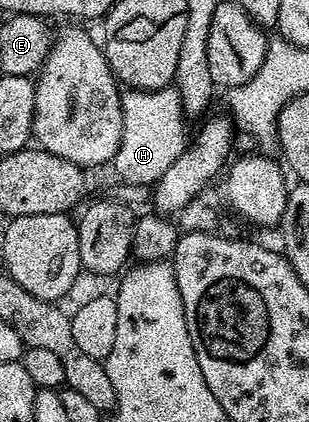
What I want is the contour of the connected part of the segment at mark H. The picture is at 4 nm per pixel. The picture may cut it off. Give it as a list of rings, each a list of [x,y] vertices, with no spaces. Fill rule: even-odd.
[[[168,86],[164,89],[155,89],[153,92],[144,90],[125,90],[121,94],[122,103],[122,142],[119,144],[119,151],[115,153],[112,167],[121,176],[120,179],[129,185],[142,185],[145,187],[154,185],[157,179],[166,173],[170,164],[174,163],[178,156],[185,149],[188,142],[188,134],[184,127],[186,114],[181,107],[181,97],[178,95],[175,86]]]

